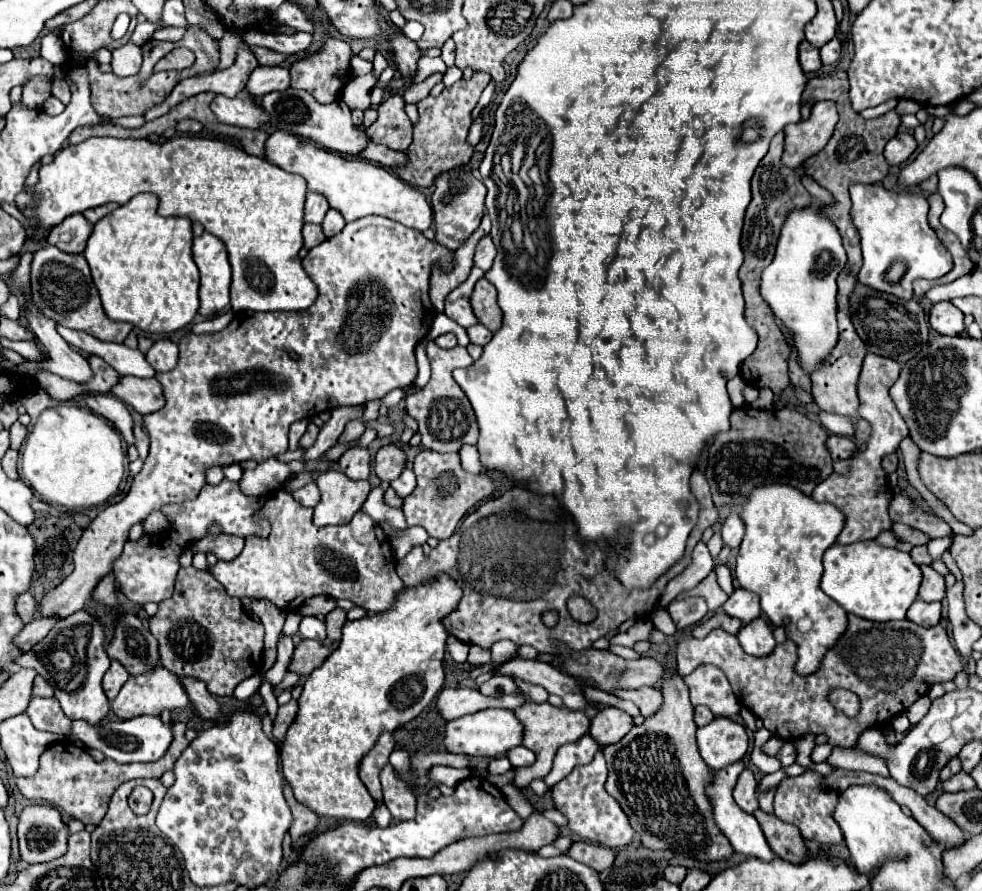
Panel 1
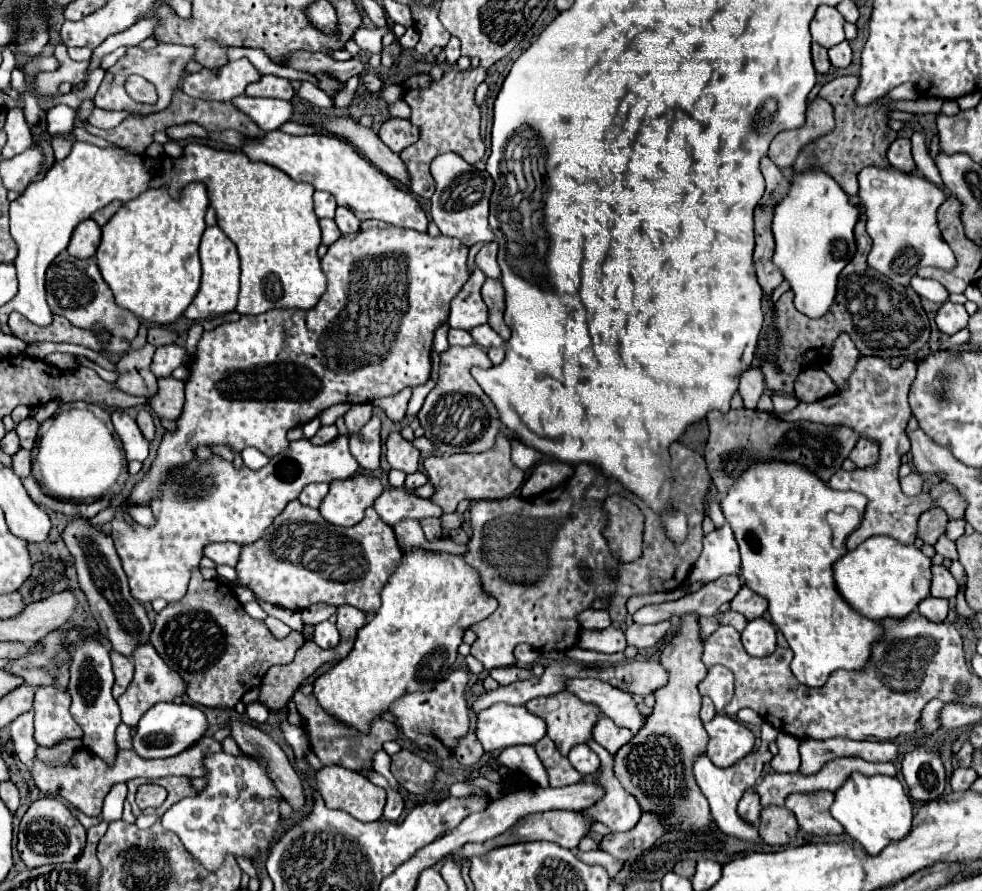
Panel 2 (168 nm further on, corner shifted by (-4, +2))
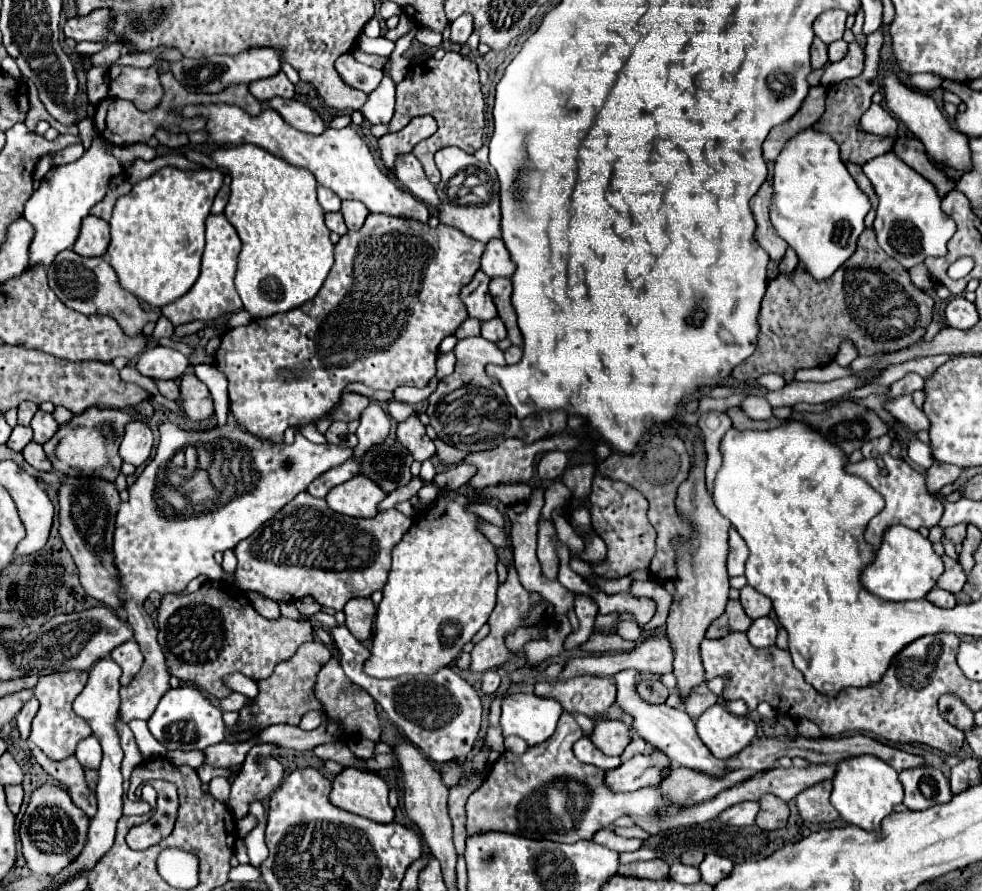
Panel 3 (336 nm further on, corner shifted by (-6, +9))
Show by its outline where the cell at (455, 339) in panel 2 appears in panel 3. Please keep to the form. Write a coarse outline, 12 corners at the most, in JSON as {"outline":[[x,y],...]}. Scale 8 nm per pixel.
{"outline":[[467,319],[455,331],[457,339],[479,335],[481,321]]}

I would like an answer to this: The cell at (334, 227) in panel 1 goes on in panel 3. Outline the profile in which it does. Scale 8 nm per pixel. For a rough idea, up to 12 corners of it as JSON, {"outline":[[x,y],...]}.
{"outline":[[343,201],[341,213],[351,231],[365,223],[369,209],[359,201]]}

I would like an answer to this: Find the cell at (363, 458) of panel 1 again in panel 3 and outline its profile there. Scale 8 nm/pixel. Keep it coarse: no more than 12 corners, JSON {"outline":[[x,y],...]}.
{"outline":[[369,403],[355,433],[361,457],[369,447],[385,441],[391,421],[381,405]]}

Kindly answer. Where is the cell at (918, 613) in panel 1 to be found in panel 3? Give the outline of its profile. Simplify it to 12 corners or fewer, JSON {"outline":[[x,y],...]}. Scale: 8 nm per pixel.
{"outline":[[939,587],[927,593],[937,607],[955,607],[955,597]]}

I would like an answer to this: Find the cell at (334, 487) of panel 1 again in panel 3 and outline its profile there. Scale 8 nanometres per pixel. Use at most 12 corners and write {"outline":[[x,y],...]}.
{"outline":[[365,475],[333,487],[335,513],[375,517],[385,493]]}

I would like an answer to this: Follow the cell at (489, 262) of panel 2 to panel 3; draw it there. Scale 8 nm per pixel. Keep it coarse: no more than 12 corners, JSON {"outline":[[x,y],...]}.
{"outline":[[501,239],[487,243],[481,271],[491,279],[511,277],[515,263]]}

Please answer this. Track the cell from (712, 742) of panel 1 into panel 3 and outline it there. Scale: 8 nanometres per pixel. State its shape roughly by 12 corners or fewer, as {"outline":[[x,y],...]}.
{"outline":[[725,705],[697,719],[697,735],[717,759],[735,757],[755,739],[751,717]]}

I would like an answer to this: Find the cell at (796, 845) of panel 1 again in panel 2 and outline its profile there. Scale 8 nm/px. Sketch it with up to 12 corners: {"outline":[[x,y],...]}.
{"outline":[[783,806],[761,810],[759,832],[769,846],[785,846],[799,824]]}

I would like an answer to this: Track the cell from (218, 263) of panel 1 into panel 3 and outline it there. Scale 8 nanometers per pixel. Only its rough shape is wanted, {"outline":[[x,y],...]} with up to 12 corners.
{"outline":[[209,215],[197,283],[161,307],[175,325],[243,309],[233,285],[241,241]]}

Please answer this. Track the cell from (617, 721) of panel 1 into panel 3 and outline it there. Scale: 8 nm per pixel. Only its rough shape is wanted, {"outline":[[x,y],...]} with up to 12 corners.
{"outline":[[599,721],[589,737],[605,755],[621,755],[629,729]]}

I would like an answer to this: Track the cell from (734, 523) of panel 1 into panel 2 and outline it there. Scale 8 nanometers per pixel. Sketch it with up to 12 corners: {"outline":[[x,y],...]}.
{"outline":[[729,524],[703,538],[689,582],[713,582],[741,568]]}

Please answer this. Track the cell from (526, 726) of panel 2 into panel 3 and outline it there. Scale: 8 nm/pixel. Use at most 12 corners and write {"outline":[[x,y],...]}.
{"outline":[[527,693],[503,699],[503,735],[541,745],[563,707]]}

